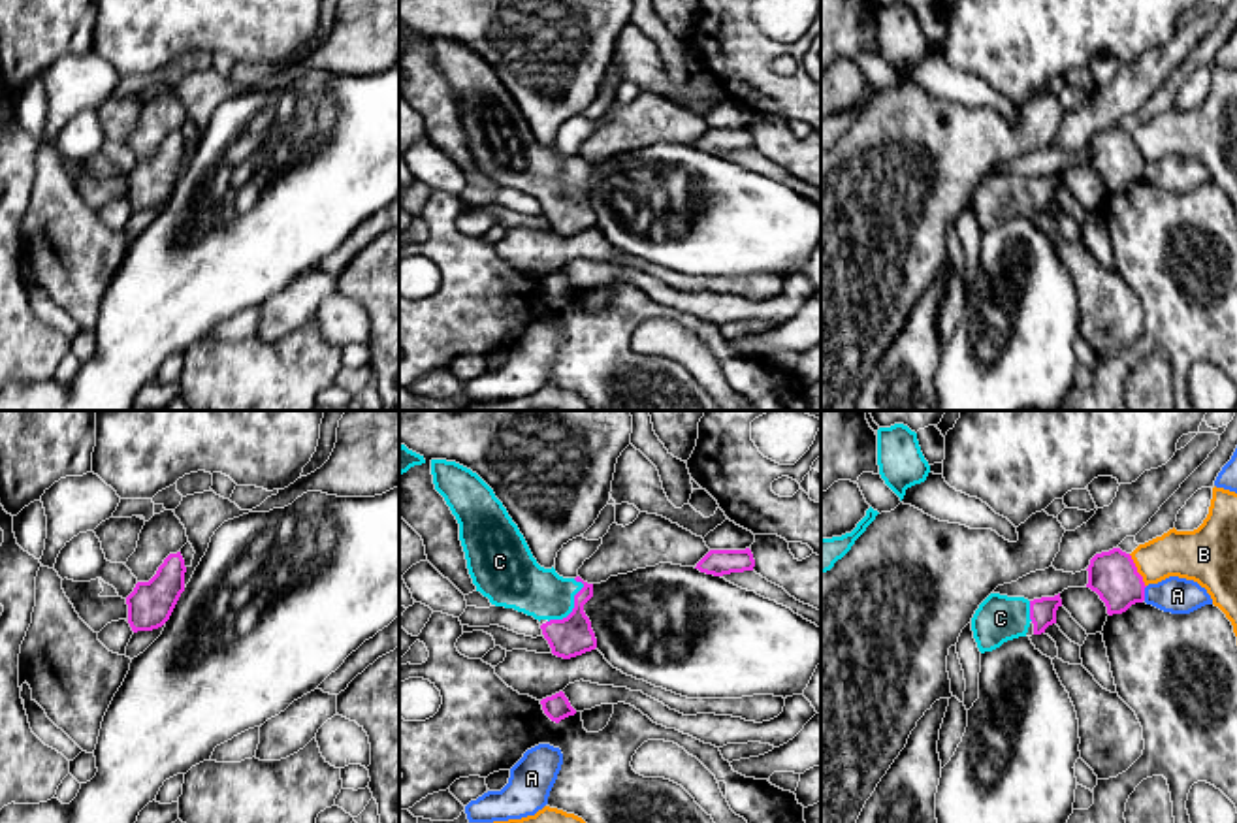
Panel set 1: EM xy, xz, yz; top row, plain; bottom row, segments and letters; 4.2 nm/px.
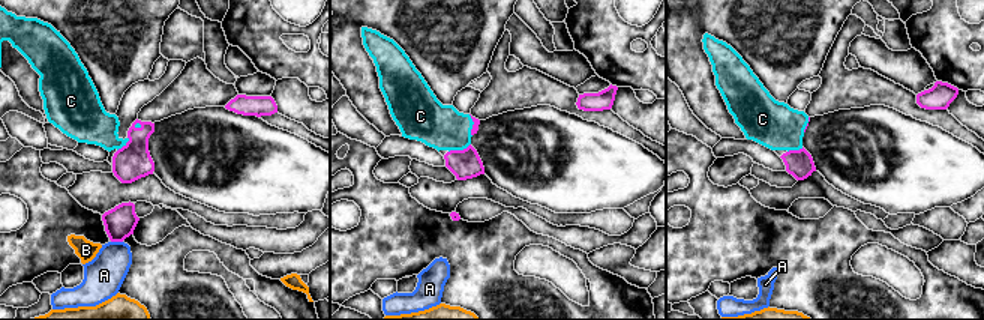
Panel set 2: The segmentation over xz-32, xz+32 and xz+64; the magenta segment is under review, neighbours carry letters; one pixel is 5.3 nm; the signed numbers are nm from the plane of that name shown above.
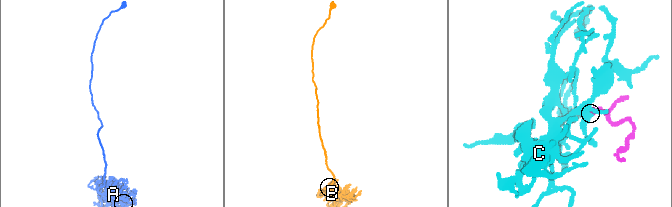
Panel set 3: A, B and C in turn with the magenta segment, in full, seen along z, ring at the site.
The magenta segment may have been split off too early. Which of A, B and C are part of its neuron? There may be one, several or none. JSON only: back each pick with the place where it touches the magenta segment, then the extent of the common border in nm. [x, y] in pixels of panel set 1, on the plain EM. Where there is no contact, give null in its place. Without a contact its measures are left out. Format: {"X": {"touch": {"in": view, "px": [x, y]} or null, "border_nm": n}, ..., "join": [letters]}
{"C": {"touch": {"in": "xz", "px": [575, 185]}, "border_nm": 240}, "join": ["C"]}

